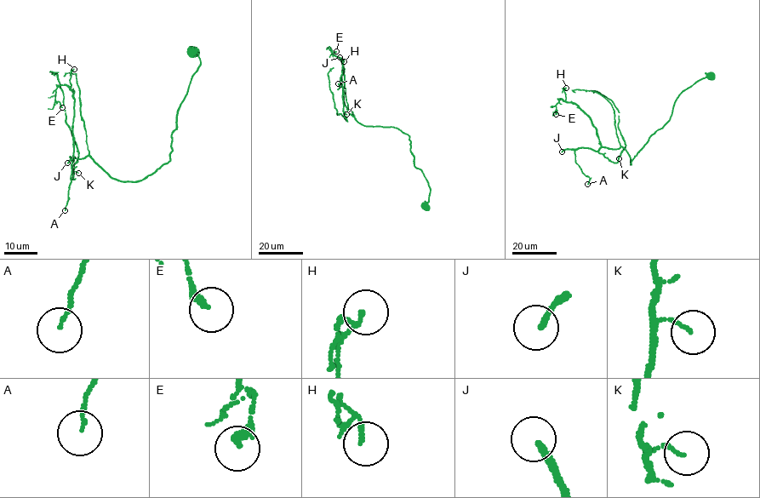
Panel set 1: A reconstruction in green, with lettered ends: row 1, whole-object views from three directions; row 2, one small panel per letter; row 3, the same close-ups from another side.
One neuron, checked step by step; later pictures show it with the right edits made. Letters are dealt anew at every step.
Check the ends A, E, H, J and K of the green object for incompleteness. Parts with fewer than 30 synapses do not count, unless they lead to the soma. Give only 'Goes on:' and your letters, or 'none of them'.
Goes on: J

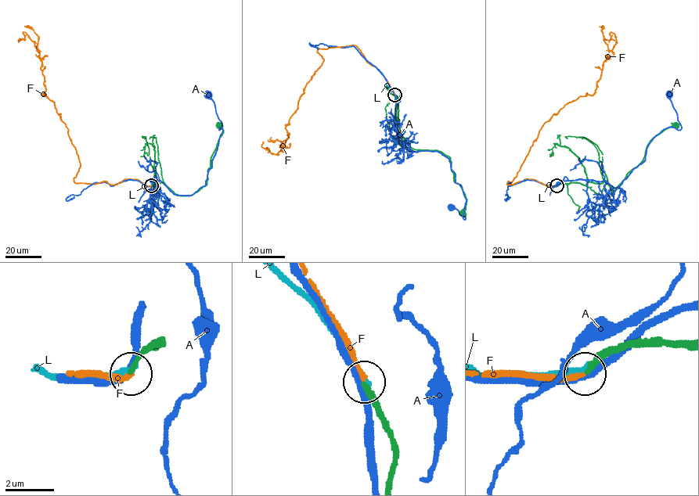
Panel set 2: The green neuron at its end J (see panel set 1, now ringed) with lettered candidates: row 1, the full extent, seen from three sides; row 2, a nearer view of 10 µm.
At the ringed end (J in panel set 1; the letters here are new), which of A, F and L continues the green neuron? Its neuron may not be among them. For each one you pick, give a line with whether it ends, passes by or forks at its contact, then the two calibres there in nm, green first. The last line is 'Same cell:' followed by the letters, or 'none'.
F: It ends there. Thickness 200 nm (green) against 200 nm
Same cell: F

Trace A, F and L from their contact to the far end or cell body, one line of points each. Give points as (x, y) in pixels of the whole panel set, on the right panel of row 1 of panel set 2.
A: (557, 185), (605, 181), (613, 195), (644, 160), (657, 134), (668, 127), (681, 128), (668, 95)
F: (556, 185), (507, 184), (543, 124), (592, 95), (614, 54), (615, 34), (603, 40)
L: (557, 185), (545, 185)

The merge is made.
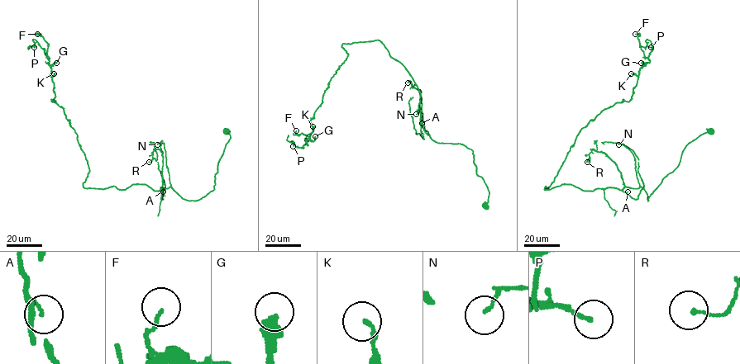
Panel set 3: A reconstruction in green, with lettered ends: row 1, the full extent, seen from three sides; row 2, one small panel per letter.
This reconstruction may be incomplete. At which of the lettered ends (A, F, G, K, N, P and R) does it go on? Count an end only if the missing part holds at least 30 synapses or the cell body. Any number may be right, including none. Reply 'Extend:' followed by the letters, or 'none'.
Extend: none

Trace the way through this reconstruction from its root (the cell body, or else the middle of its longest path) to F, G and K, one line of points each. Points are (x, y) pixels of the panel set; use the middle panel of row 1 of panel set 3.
F: (484, 205), (473, 151), (426, 133), (417, 85), (379, 40), (342, 44), (307, 145), (296, 130)
G: (484, 205), (473, 151), (426, 133), (417, 85), (379, 40), (342, 44), (348, 55), (310, 121), (315, 136)
K: (484, 205), (473, 151), (426, 133), (417, 85), (379, 40), (342, 44), (348, 55), (312, 126)

